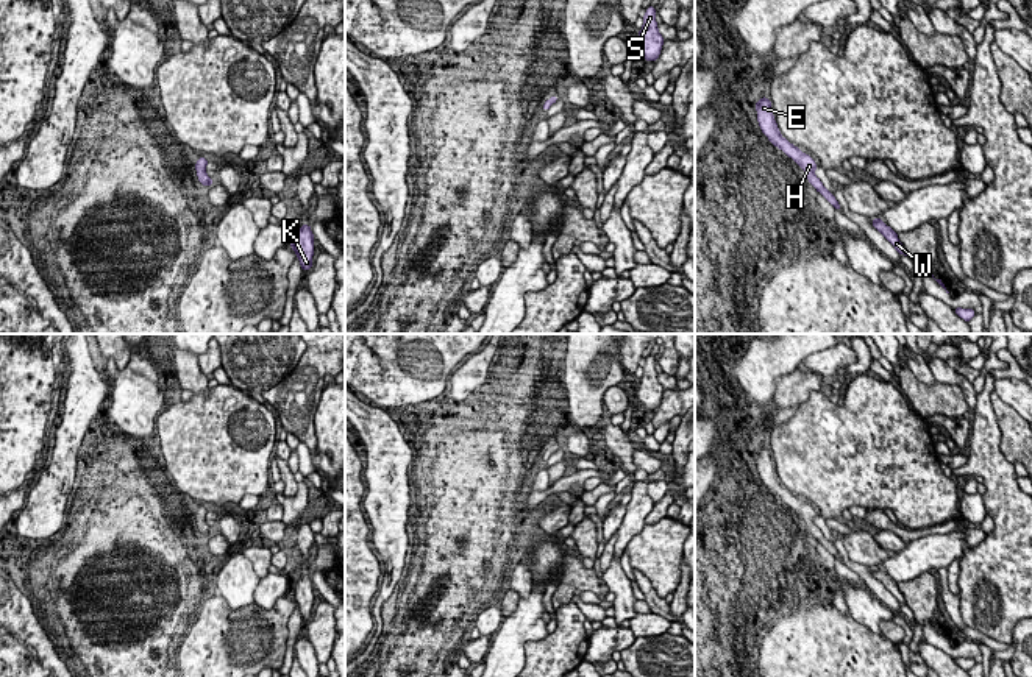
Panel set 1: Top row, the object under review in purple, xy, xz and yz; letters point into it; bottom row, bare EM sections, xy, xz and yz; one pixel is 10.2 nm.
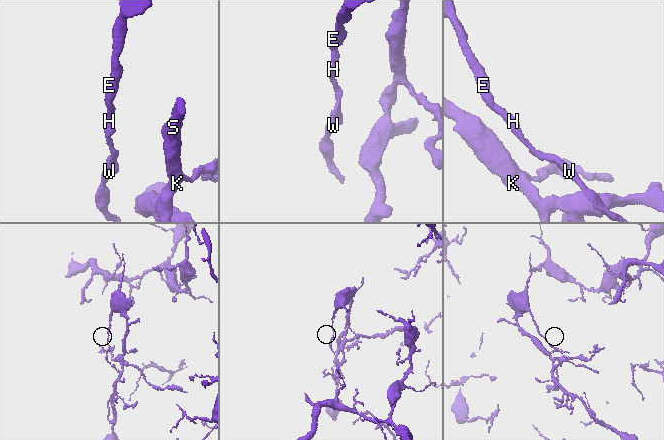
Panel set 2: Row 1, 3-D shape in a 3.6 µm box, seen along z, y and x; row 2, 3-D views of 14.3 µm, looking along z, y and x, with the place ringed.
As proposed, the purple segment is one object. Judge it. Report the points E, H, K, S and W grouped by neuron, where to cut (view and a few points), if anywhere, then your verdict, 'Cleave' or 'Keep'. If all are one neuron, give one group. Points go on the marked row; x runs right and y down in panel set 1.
Groups: E H K S W. No split. Keep

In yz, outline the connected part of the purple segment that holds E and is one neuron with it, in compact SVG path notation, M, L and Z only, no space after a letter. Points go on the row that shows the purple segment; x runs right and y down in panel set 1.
M765 97L759 98L756 103L756 111L759 126L768 140L774 147L781 148L788 158L796 161L798 165L807 173L807 179L817 189L817 192L820 192L835 209L842 211L842 206L832 192L827 192L820 178L813 175L815 168L818 167L815 161L781 136L778 123L773 117L771 101Z

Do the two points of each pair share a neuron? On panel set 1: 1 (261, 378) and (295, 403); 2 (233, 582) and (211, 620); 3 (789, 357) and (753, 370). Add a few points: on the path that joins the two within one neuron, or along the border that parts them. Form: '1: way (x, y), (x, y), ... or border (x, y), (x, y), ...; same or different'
1: border (298, 361), (283, 379), (261, 392); different
2: border (217, 593), (233, 609), (241, 609); different
3: way (779, 357), (762, 364); same

